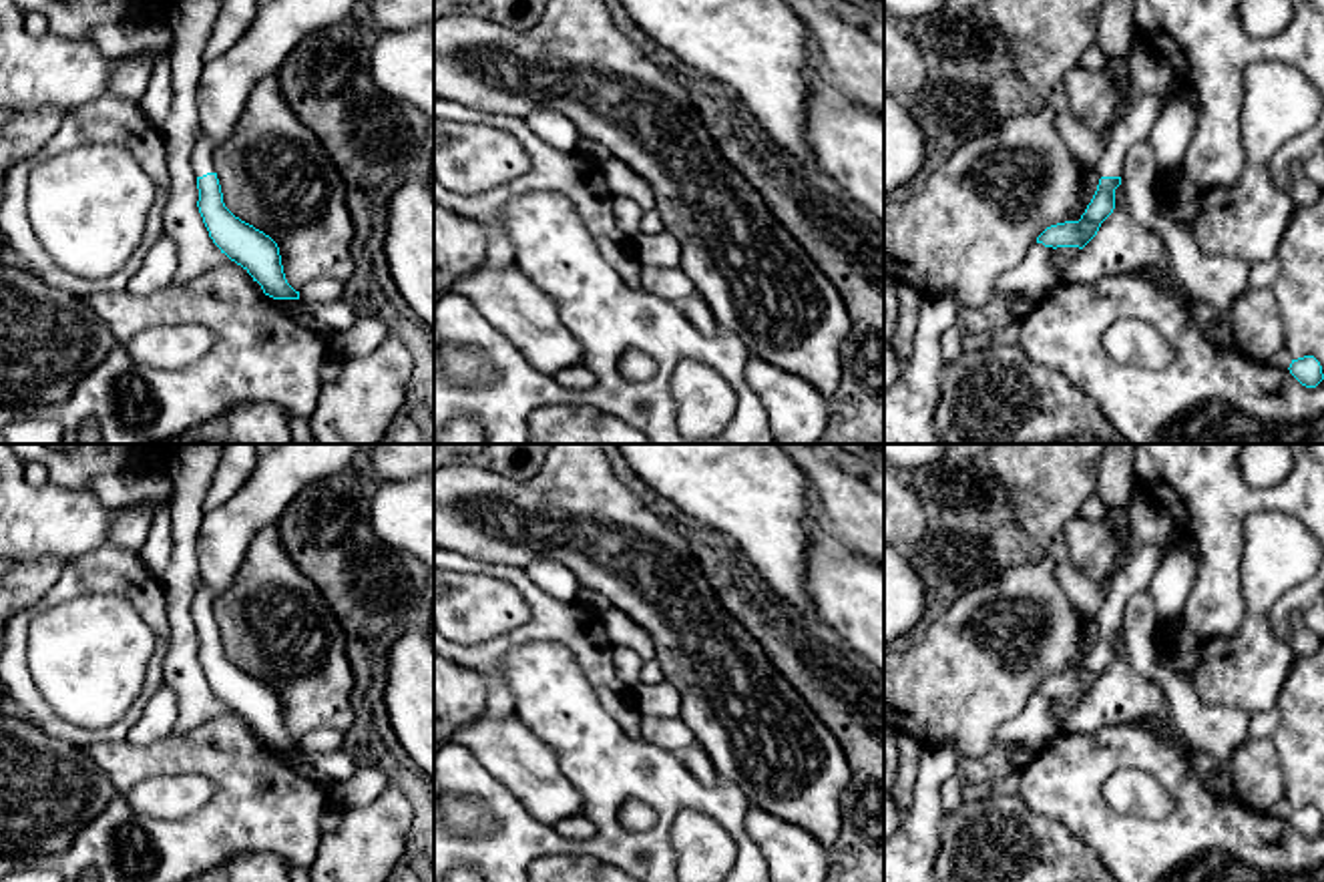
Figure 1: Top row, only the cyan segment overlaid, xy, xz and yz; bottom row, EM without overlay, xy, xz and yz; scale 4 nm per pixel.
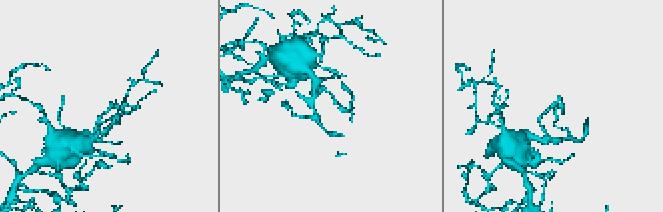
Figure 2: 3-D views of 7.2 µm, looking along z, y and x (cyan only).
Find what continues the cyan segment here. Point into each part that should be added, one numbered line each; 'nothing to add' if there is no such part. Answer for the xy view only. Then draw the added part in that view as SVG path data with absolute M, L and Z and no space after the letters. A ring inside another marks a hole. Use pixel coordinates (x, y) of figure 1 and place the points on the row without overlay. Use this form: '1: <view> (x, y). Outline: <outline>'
1: xy (201, 609). Outline: M201 581L197 587L197 593L193 597L193 603L191 603L191 619L193 619L195 627L215 623L213 601L215 601L215 597L207 589L207 585Z

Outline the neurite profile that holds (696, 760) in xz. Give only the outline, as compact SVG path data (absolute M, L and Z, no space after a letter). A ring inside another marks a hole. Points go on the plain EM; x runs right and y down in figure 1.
M691 743L679 759L701 786L717 788L721 784L713 761L699 743Z

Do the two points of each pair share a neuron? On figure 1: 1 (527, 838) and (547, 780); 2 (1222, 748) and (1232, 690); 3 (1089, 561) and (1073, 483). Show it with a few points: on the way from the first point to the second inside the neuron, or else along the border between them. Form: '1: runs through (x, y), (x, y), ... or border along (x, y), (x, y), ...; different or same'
1: border along (501, 784), (551, 828); different
2: border along (1190, 684), (1204, 702), (1236, 706), (1250, 714); different
3: border along (1077, 513), (1063, 529), (1067, 555), (1073, 561); different

